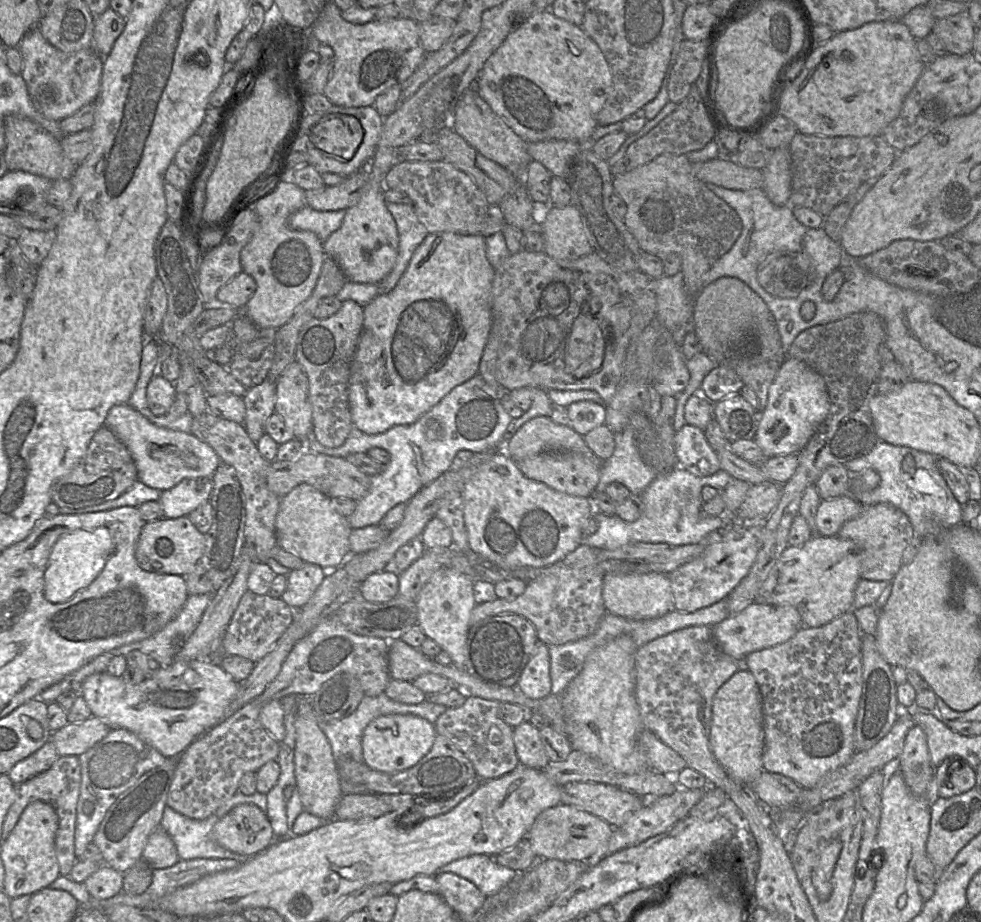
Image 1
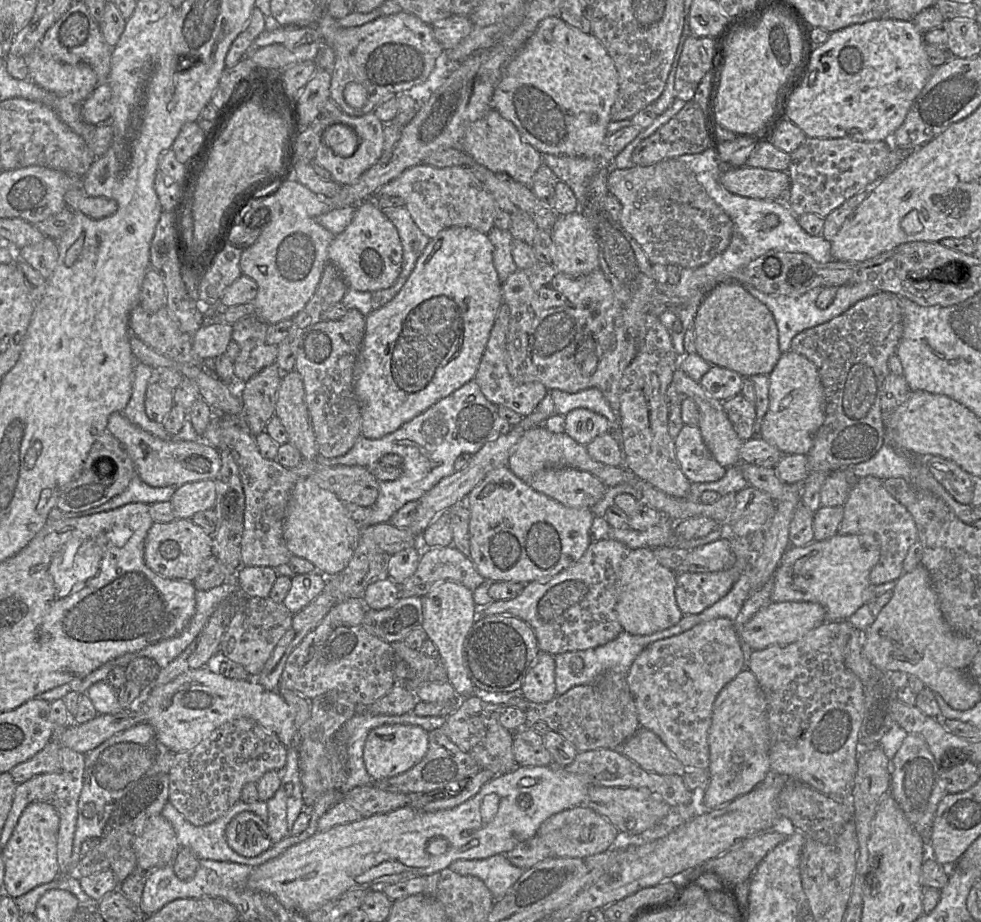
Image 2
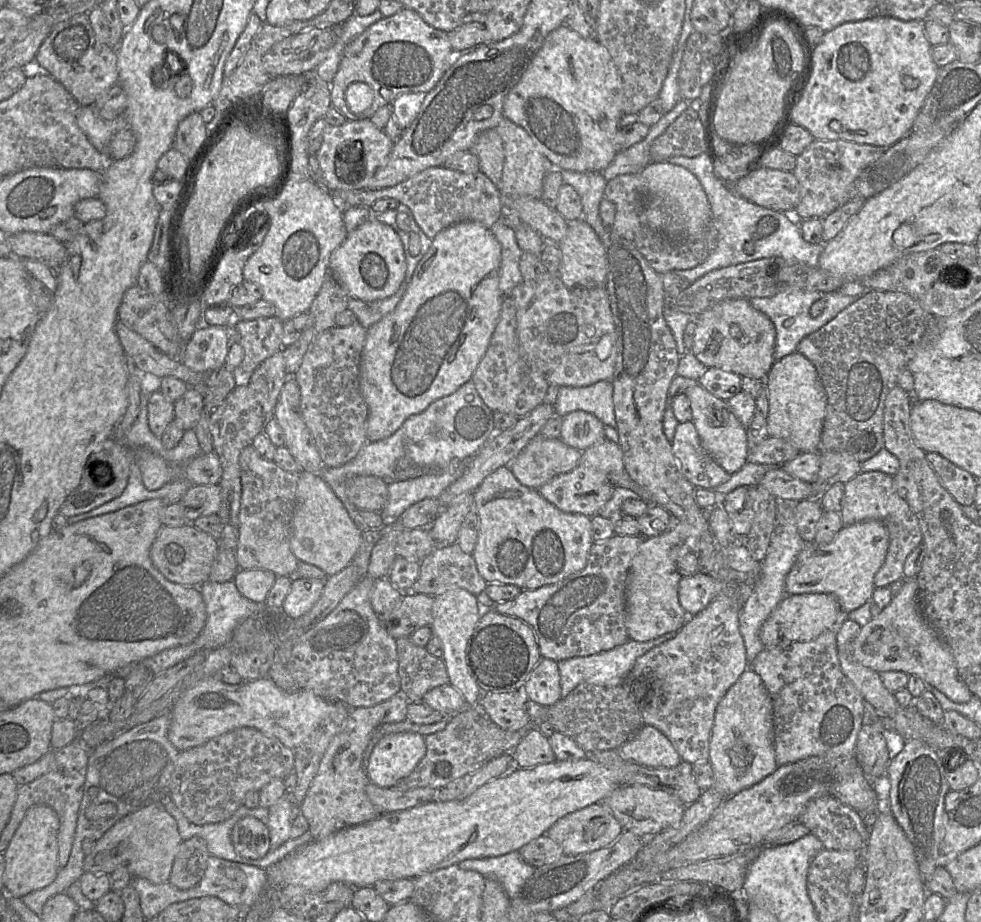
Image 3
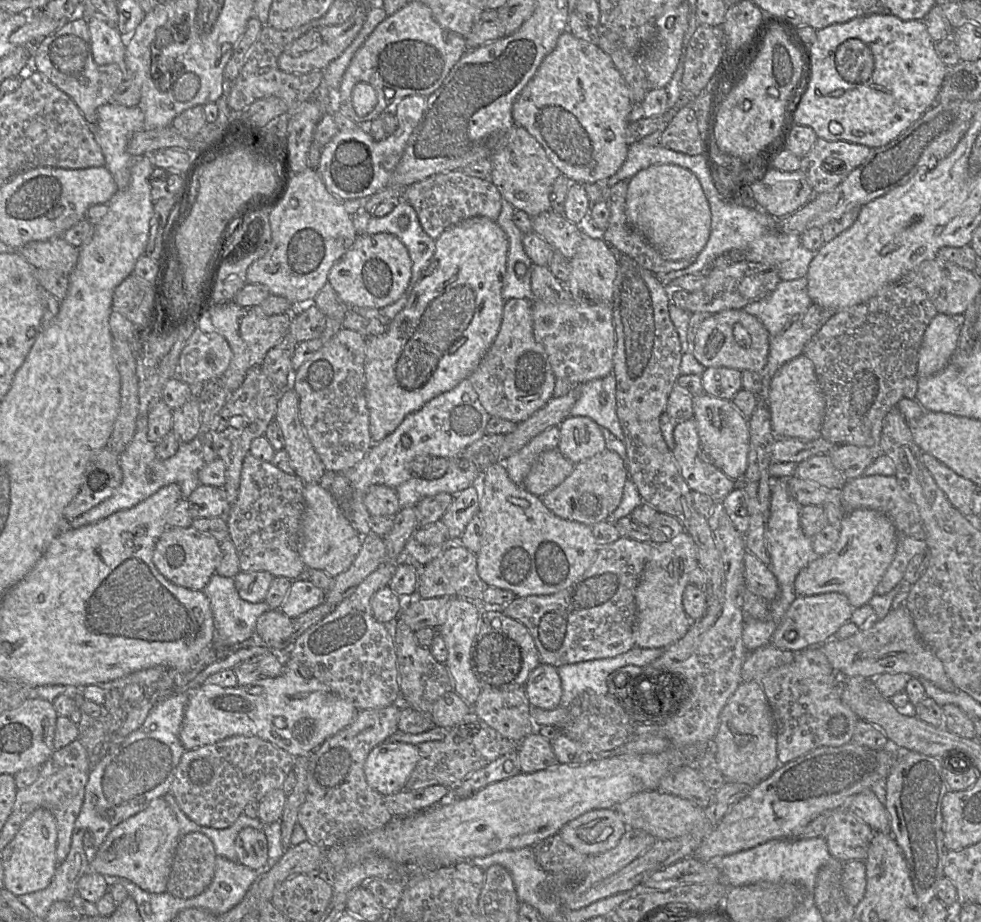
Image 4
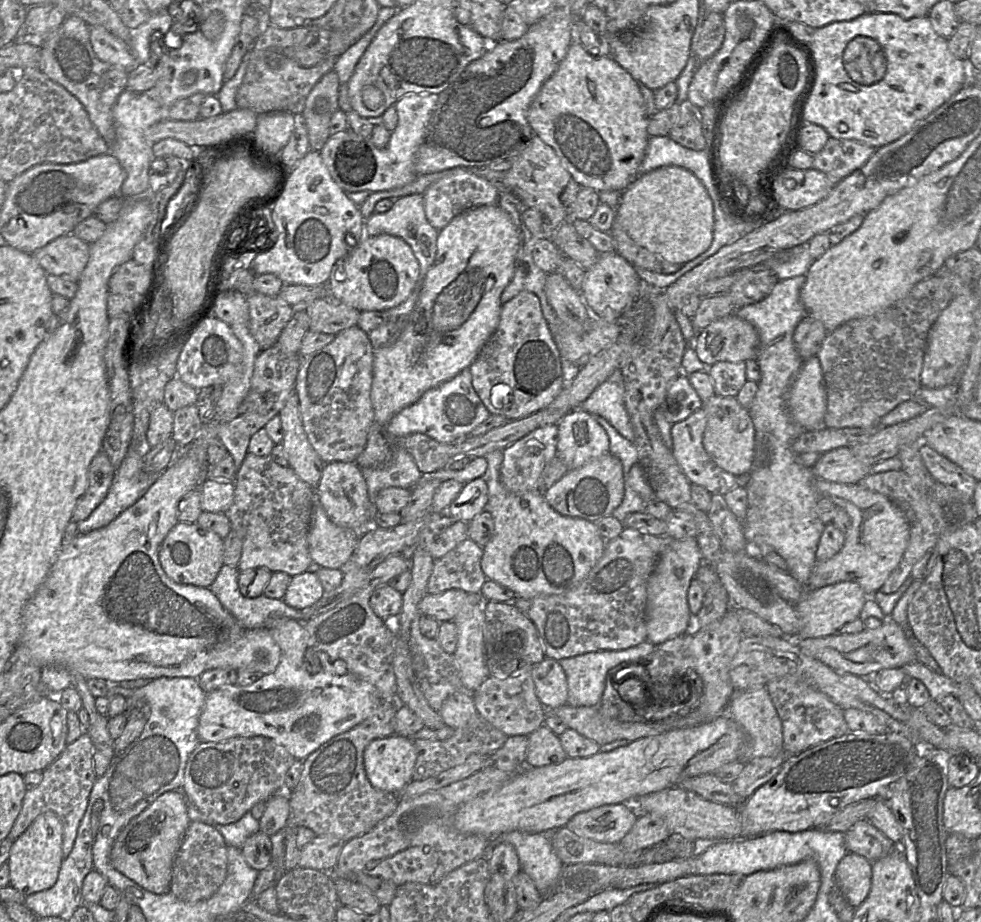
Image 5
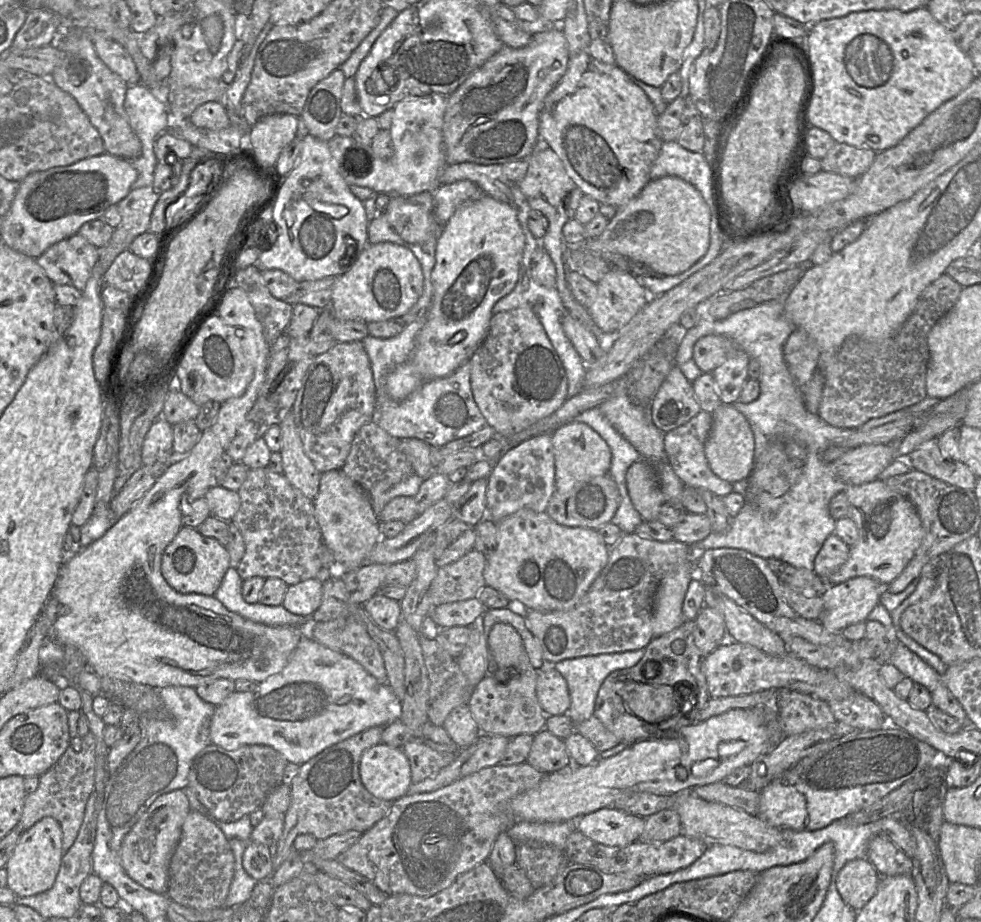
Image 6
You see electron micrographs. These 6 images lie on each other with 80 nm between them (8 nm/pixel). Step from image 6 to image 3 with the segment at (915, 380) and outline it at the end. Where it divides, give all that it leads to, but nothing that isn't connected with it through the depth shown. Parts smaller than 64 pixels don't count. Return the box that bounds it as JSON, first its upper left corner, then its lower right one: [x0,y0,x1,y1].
[797,290,933,463]

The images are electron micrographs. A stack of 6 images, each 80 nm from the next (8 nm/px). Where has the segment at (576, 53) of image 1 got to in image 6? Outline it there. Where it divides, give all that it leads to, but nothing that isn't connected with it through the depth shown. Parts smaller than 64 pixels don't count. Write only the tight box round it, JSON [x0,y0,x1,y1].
[539,50,663,208]

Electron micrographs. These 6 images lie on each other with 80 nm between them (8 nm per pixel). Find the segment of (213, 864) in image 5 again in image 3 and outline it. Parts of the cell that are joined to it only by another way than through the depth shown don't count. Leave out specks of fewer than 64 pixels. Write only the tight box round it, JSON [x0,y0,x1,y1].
[170,838,210,890]

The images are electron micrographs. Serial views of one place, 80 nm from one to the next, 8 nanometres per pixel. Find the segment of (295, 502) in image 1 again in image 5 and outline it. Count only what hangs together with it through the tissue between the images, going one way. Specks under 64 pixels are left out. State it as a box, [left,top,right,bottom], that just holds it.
[308,497,360,569]

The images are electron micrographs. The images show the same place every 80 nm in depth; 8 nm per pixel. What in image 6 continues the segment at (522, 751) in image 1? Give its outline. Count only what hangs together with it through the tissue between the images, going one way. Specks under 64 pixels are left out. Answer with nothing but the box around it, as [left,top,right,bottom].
[526,729,570,774]

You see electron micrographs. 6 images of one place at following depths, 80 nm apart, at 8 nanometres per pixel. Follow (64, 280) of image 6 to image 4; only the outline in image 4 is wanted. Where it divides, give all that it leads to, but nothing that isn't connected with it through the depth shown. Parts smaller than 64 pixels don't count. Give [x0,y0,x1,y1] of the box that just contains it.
[14,236,79,274]

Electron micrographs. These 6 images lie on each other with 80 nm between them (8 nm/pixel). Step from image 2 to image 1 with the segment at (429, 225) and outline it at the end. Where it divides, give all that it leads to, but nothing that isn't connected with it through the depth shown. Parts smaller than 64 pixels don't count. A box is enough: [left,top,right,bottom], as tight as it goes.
[384,161,489,234]

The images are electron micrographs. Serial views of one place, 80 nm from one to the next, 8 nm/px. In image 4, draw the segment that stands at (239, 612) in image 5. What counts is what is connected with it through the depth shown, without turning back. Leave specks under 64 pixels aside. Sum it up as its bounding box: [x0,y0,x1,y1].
[203,573,272,651]

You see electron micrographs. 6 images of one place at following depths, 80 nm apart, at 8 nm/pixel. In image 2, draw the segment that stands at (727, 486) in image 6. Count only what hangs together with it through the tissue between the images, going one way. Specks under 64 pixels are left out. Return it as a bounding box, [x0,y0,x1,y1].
[674,424,727,483]

